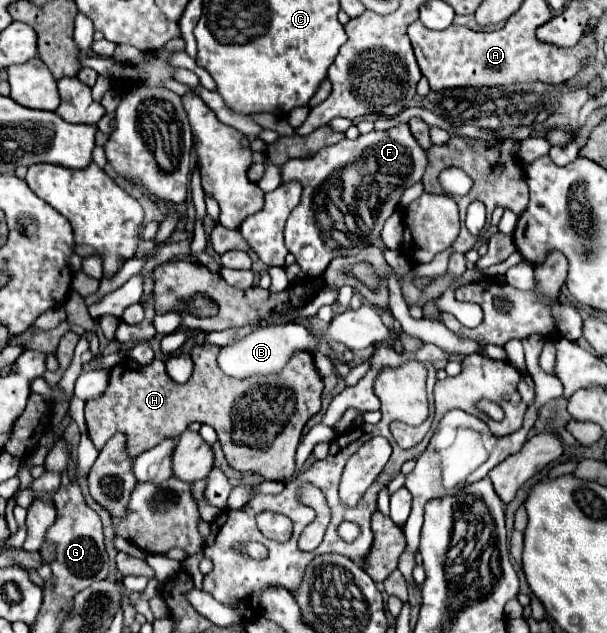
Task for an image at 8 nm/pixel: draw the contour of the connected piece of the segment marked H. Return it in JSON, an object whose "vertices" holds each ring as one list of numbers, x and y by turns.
{"vertices":[[197,345,191,349,193,359,193,375,187,383,175,383,167,373,163,361,155,359,151,365,141,367,133,359,125,357,111,369,111,381,107,391,89,403,85,403,85,419,87,419,87,433,93,445,101,451,103,445,115,435,123,433,127,437,127,455,131,459,139,457,143,451,159,445,163,439,177,439,189,423,199,421,211,425,223,445,225,459,231,467,243,473,259,473,269,481,289,481,295,475,295,451,299,445,301,429,305,427,307,419,321,409,321,391,323,391,323,377,319,375,313,355,307,351,297,351,289,361,289,367,281,371,281,375,265,375,253,379,233,379,225,375,217,367,217,345]]}

